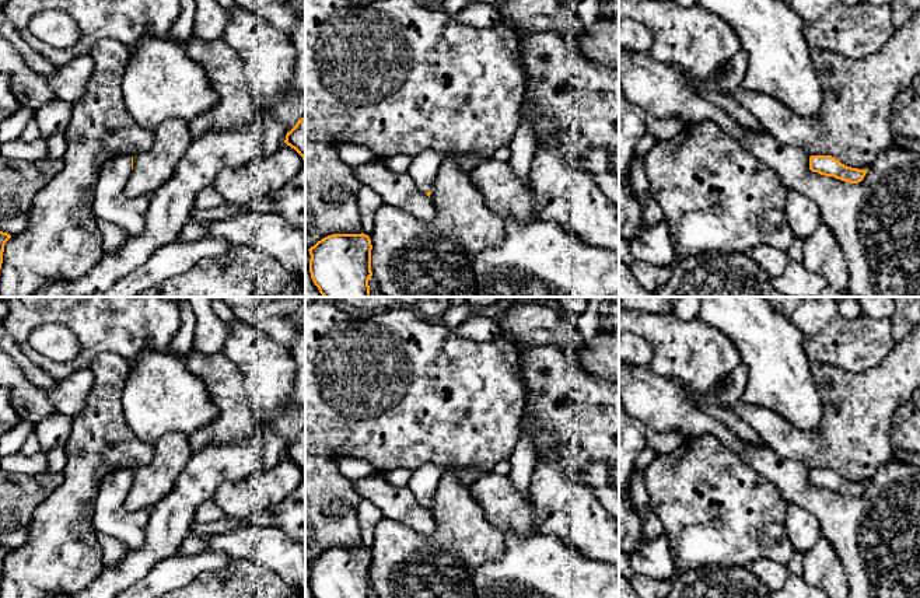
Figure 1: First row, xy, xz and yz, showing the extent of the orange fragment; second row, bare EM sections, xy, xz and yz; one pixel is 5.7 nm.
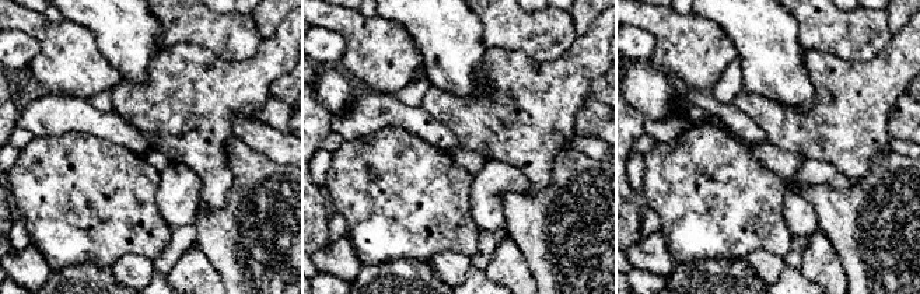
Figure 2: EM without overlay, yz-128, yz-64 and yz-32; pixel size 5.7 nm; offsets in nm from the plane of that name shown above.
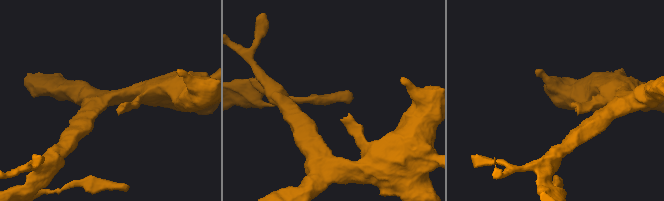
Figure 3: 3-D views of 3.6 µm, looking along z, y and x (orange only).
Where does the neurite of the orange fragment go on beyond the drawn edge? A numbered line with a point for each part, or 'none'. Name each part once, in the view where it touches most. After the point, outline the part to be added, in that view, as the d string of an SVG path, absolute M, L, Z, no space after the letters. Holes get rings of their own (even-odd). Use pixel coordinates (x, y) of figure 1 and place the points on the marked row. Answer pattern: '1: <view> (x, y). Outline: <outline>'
1: xy (111, 203). Outline: M132 155L113 157L101 168L92 213L98 220L118 224L129 234L141 234L151 195L126 196L125 186L130 174Z

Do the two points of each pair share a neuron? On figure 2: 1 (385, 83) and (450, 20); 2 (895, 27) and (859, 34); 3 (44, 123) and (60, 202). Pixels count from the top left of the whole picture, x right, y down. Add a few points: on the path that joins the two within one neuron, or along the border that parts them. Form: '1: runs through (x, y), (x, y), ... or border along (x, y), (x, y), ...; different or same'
1: border along (399, 23), (409, 34), (423, 66); different
2: border along (887, 14), (892, 34); different
3: border along (79, 130), (45, 135), (35, 139); different

